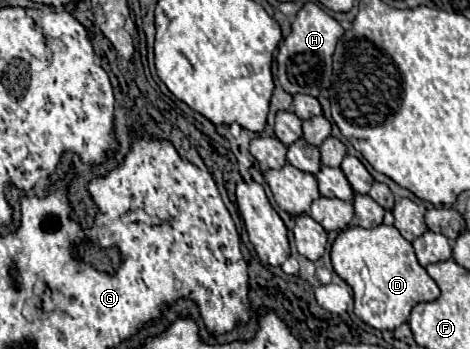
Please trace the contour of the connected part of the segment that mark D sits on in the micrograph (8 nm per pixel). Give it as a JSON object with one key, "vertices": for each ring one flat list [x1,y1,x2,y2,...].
{"vertices":[[348,227,332,243,330,257,334,271,354,291,354,313,378,331,394,331,408,321,414,305,436,301,440,297,440,289,434,279,418,265,412,243,408,243,396,227]]}

